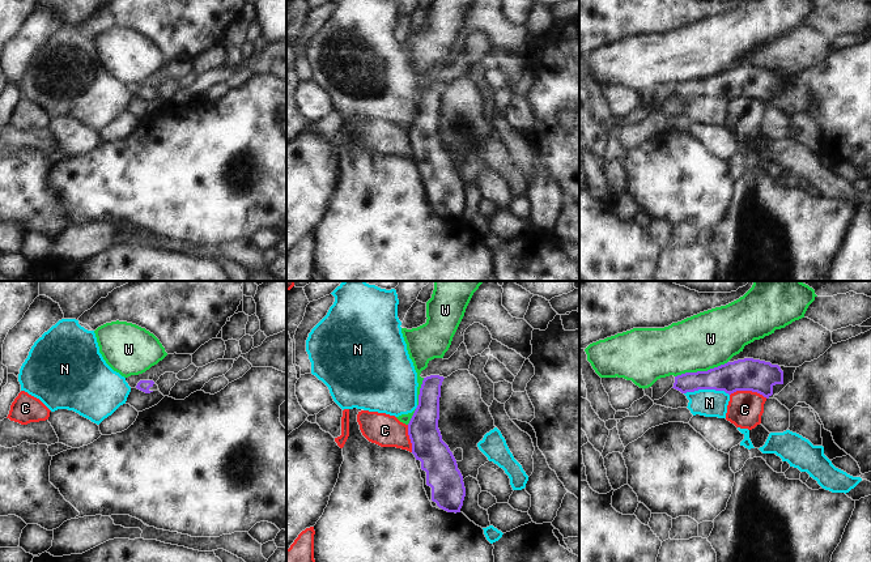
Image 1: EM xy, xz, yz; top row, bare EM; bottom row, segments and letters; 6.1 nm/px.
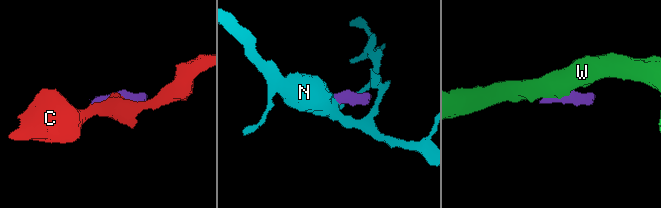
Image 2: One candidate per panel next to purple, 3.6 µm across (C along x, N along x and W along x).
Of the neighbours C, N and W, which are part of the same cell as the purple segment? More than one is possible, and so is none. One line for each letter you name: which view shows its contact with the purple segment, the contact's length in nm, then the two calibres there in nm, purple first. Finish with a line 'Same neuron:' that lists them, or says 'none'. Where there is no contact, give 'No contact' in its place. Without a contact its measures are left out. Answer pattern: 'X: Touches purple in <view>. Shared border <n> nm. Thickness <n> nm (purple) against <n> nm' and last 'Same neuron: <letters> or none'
Same neuron: none.

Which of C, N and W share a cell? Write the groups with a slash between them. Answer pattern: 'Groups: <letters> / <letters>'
Groups: C / N / W.

